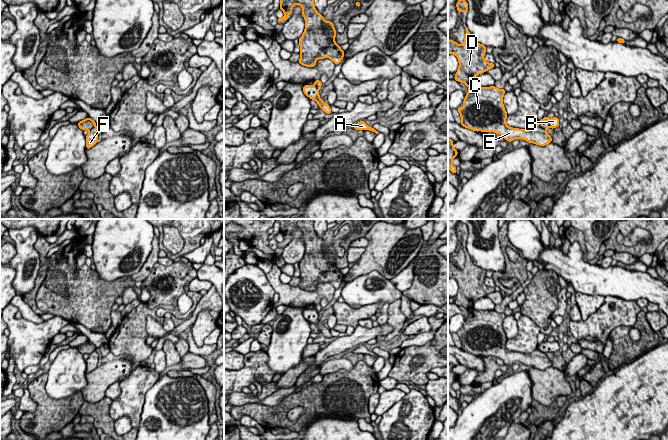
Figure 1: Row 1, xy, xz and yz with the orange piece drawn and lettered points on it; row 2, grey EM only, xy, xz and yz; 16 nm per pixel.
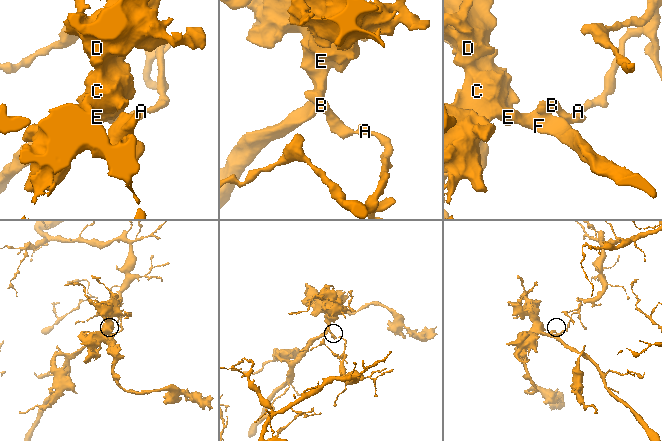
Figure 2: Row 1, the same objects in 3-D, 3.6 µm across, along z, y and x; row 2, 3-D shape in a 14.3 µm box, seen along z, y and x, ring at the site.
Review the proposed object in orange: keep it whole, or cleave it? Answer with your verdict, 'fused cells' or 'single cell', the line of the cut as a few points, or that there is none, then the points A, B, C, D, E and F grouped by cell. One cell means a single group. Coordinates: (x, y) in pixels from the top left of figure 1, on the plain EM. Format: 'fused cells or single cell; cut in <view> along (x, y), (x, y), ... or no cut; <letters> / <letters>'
fused cells; cut in yz along (537, 348), (545, 354); A B / C D E F

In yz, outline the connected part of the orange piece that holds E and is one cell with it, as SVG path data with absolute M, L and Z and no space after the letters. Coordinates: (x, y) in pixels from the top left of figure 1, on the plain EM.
M467 251L463 269L448 263L448 278L454 278L459 286L454 303L468 310L464 331L457 332L462 344L460 349L476 356L495 356L509 366L523 363L539 370L551 367L552 361L538 348L529 354L512 352L506 348L508 339L503 329L505 313L478 311L473 307L477 299L495 291L494 287L485 285L485 277L486 270L477 267Z

